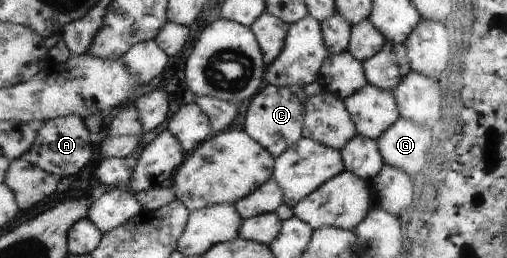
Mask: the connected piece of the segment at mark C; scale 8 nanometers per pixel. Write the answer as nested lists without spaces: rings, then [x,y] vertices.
[[[266,85],[262,87],[250,102],[246,116],[244,116],[243,130],[250,138],[261,143],[276,160],[286,149],[297,144],[304,136],[305,108],[308,95],[303,87],[277,87]]]

